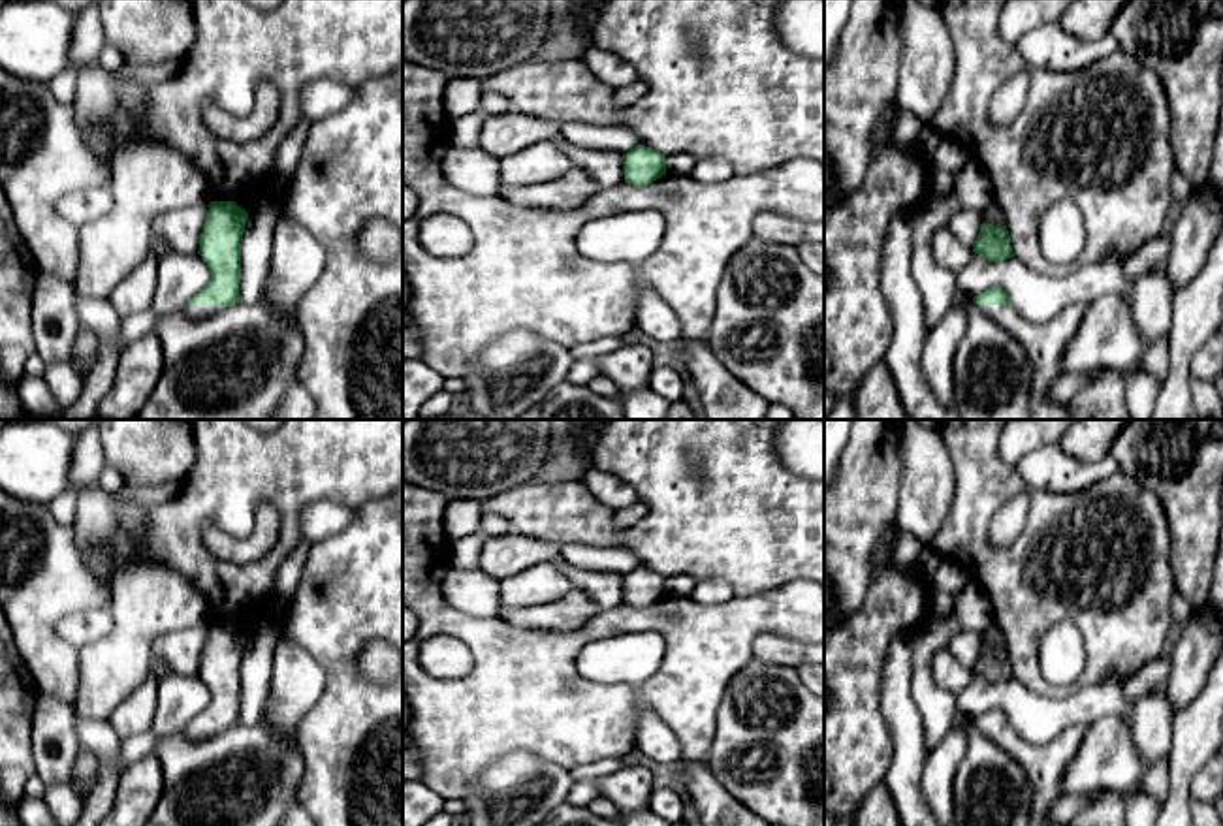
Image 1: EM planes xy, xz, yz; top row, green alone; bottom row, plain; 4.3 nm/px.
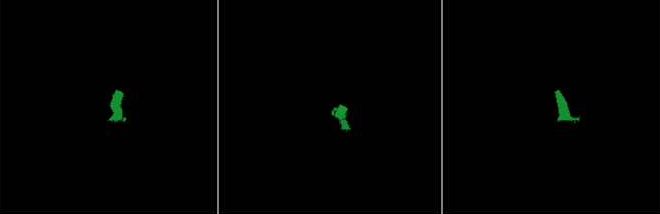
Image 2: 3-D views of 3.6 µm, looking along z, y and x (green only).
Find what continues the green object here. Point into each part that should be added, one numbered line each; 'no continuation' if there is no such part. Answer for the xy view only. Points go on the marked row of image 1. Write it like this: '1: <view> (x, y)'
1: xy (192, 311)

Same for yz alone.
1: yz (1045, 343)

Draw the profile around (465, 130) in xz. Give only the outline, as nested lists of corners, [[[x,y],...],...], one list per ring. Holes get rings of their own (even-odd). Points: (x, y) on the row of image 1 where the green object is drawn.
[[[478,109],[467,117],[459,117],[450,120],[452,128],[452,147],[480,147],[480,132],[485,115]]]

